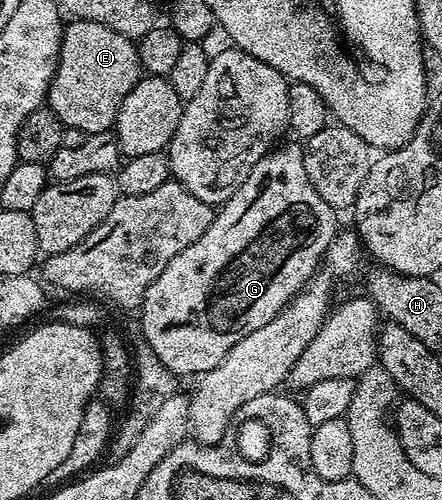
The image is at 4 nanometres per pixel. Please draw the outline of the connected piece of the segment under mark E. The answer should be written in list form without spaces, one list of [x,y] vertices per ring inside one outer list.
[[[74,19],[65,26],[62,34],[62,57],[58,61],[58,71],[50,85],[49,108],[62,120],[63,126],[80,128],[86,134],[105,133],[115,124],[118,109],[128,91],[140,80],[140,66],[135,42],[122,37],[106,25],[95,21]]]

